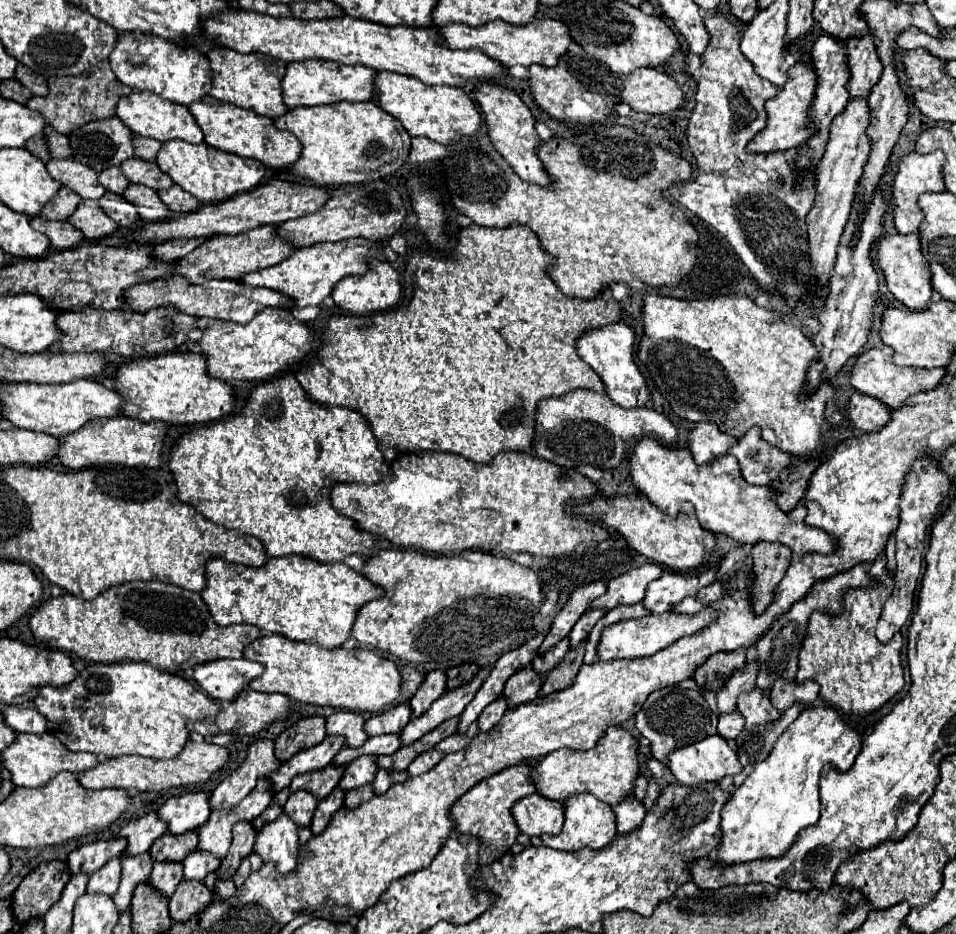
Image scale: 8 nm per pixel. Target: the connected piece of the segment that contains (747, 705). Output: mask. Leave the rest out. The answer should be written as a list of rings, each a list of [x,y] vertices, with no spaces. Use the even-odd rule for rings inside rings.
[[[755,688],[751,692],[743,692],[737,698],[737,710],[745,716],[747,728],[755,726],[755,724],[773,722],[779,718],[777,710],[773,708],[773,704],[769,700],[769,692],[761,690],[761,688]]]

